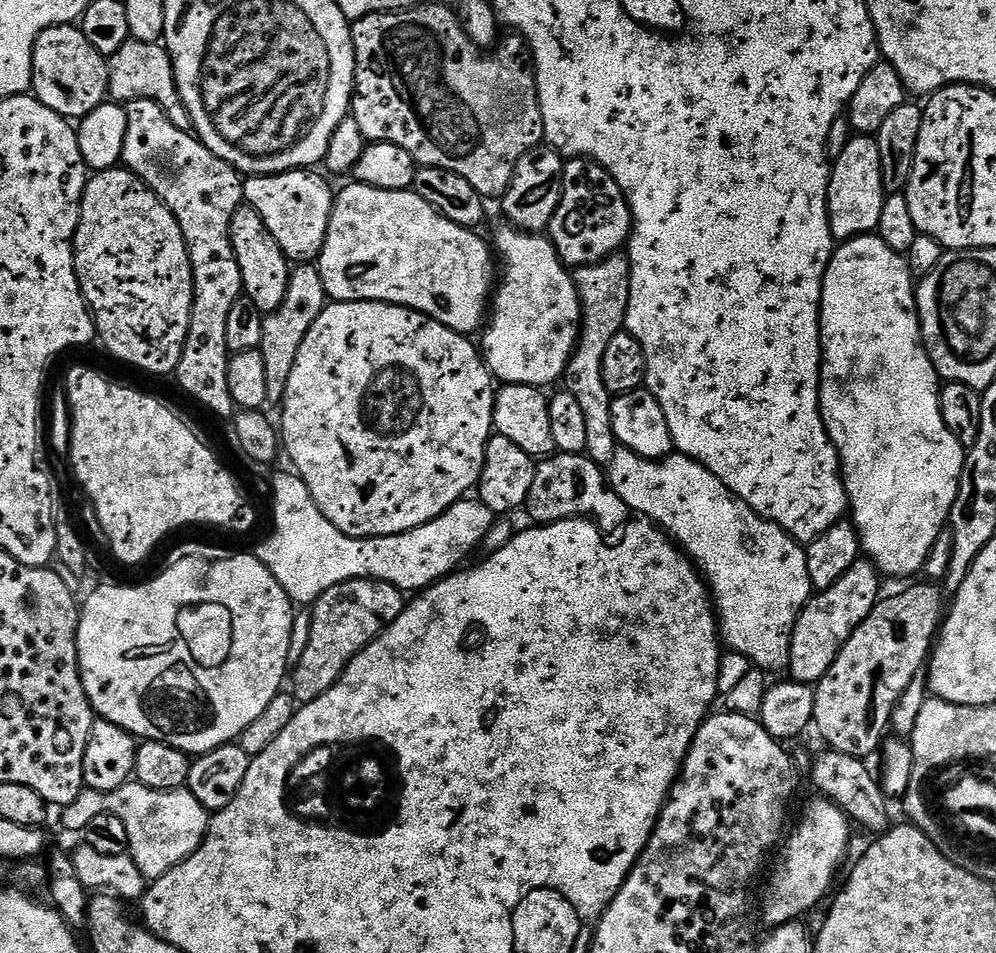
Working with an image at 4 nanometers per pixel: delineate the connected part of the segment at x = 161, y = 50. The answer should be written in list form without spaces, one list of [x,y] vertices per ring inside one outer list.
[[[129,38],[108,60],[108,95],[113,101],[127,102],[130,100],[149,100],[158,102],[162,110],[166,110],[166,118],[178,126],[178,130],[192,132],[192,119],[182,102],[182,94],[178,92],[178,82],[174,78],[174,66],[172,59],[168,57],[168,50],[163,43],[151,44],[150,42],[138,42]]]

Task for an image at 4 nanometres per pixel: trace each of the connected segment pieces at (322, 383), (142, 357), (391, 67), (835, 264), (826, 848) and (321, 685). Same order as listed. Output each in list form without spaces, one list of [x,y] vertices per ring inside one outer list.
[[[342,300],[339,302],[329,303],[323,310],[322,314],[318,314],[318,318],[314,322],[314,326],[310,326],[310,330],[306,334],[306,342],[302,342],[302,346],[298,350],[298,359],[294,362],[294,371],[290,374],[290,382],[286,386],[286,394],[280,420],[278,416],[278,428],[282,433],[282,448],[292,459],[291,467],[297,476],[301,476],[306,482],[306,486],[310,490],[310,494],[314,498],[314,502],[318,506],[318,510],[322,510],[322,514],[326,514],[326,518],[330,518],[330,522],[334,522],[334,526],[338,526],[338,530],[342,530],[342,534],[347,536],[393,536],[394,534],[402,534],[414,530],[418,526],[422,526],[426,522],[430,522],[434,518],[438,518],[438,514],[442,514],[450,506],[454,506],[459,500],[465,499],[469,495],[468,492],[477,487],[482,474],[482,466],[484,465],[484,455],[486,454],[486,446],[488,439],[494,435],[492,427],[492,415],[494,414],[494,402],[496,401],[497,389],[492,388],[494,385],[494,377],[488,371],[488,366],[484,362],[484,358],[479,347],[476,348],[471,344],[469,337],[463,332],[455,332],[450,330],[450,326],[442,326],[442,322],[432,320],[426,314],[415,312],[412,308],[403,308],[397,304],[379,304],[377,300]]]
[[[115,166],[104,171],[97,171],[89,179],[84,188],[84,197],[80,203],[80,221],[76,227],[74,241],[76,254],[76,277],[88,307],[92,309],[92,318],[96,321],[96,335],[99,343],[108,347],[112,356],[117,356],[124,364],[132,368],[141,368],[152,376],[171,377],[178,366],[178,358],[182,358],[182,350],[186,342],[186,334],[190,330],[190,314],[192,313],[192,263],[188,257],[188,247],[184,241],[182,230],[174,218],[172,211],[158,199],[140,179],[123,166]]]
[[[420,2],[403,12],[363,16],[352,24],[352,44],[356,47],[356,87],[350,116],[358,122],[365,141],[402,146],[417,165],[426,168],[454,170],[485,198],[503,197],[518,158],[545,143],[536,70],[523,36],[505,35],[495,51],[485,54],[466,38],[466,30],[449,5]]]
[[[875,234],[855,236],[852,240],[843,241],[843,243],[833,251],[832,261],[828,263],[828,268],[824,272],[824,285],[822,286],[822,294],[820,295],[820,417],[824,419],[824,429],[828,432],[829,438],[832,439],[832,445],[835,446],[836,452],[840,456],[840,470],[844,478],[844,489],[848,495],[850,523],[852,527],[856,529],[856,533],[860,539],[861,553],[863,553],[867,559],[871,560],[877,572],[883,574],[885,577],[912,576],[915,572],[919,573],[921,569],[923,569],[936,539],[940,532],[945,531],[946,525],[949,523],[952,515],[952,507],[958,498],[960,475],[962,474],[962,466],[964,465],[964,458],[966,455],[965,445],[960,444],[958,438],[954,438],[954,434],[950,434],[950,430],[946,430],[946,422],[942,422],[942,410],[940,409],[940,389],[942,387],[942,381],[940,377],[936,375],[936,367],[932,365],[932,359],[928,357],[928,352],[924,349],[924,341],[920,338],[920,315],[916,313],[916,288],[914,287],[914,280],[912,284],[912,279],[914,279],[914,274],[908,268],[907,259],[905,259],[901,253],[890,250],[890,246],[886,246],[886,242],[882,242],[880,236]]]
[[[815,799],[805,806],[796,829],[787,833],[779,853],[780,868],[773,870],[772,885],[764,892],[764,920],[768,926],[799,921],[806,917],[804,915],[827,892],[832,875],[835,874],[836,867],[843,860],[844,851],[848,848],[850,821],[844,811],[829,800]]]
[[[351,580],[330,586],[330,590],[311,605],[310,642],[306,642],[302,658],[291,669],[291,695],[300,704],[309,704],[314,698],[326,694],[326,690],[338,682],[348,663],[390,622],[394,622],[398,614],[402,614],[405,603],[405,593],[381,580]]]

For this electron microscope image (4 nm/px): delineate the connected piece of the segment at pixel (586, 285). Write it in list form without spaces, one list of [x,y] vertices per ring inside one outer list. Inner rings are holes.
[[[624,254],[608,256],[597,264],[575,269],[574,279],[580,295],[580,341],[564,371],[562,384],[567,392],[578,398],[578,407],[586,418],[587,456],[594,463],[606,466],[610,458],[614,458],[618,445],[612,425],[614,397],[606,390],[606,382],[602,382],[602,358],[610,338],[624,328],[630,302],[630,262]]]

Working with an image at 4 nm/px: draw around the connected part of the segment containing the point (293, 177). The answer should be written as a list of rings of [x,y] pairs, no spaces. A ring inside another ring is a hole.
[[[316,170],[280,172],[277,176],[248,176],[244,180],[244,204],[262,214],[266,230],[274,234],[274,242],[292,262],[312,262],[326,242],[332,217],[334,188]]]

